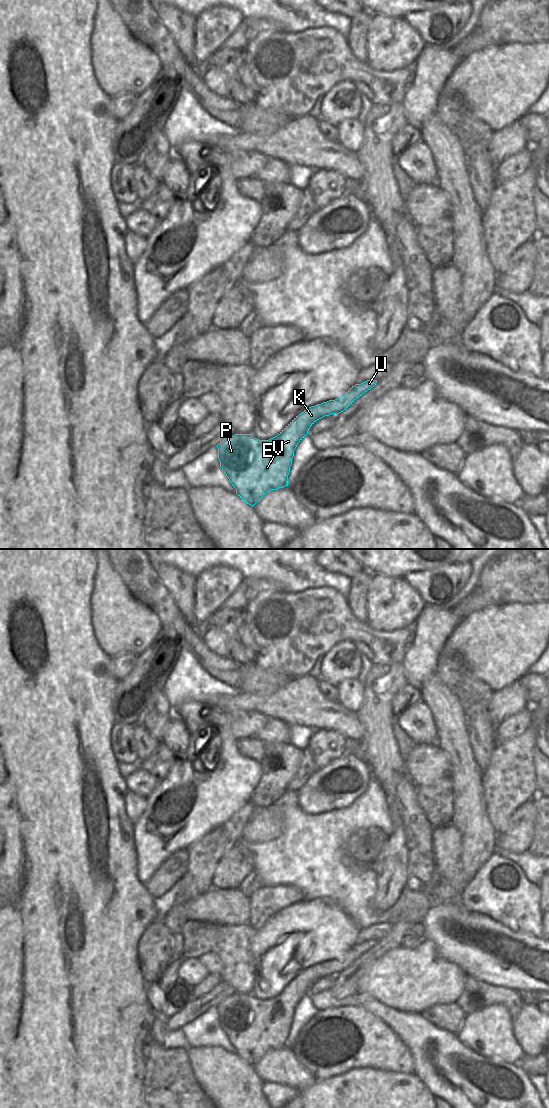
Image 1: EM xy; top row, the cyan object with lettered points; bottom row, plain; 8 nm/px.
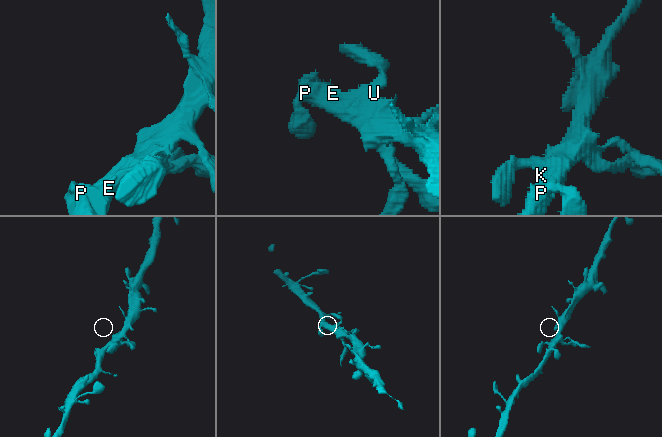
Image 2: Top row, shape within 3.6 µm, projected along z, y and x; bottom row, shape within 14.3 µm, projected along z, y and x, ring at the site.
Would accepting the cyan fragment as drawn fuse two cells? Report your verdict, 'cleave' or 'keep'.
keep

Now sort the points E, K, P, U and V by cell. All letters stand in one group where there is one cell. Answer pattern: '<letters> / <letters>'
E K P U V

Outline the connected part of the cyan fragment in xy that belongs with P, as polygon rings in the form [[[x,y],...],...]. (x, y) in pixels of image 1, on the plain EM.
[[[367,940],[361,944],[355,944],[343,956],[307,968],[277,996],[269,1000],[259,1000],[252,994],[235,994],[222,1000],[216,1006],[220,1027],[236,1049],[236,1054],[247,1064],[254,1066],[267,1052],[288,1046],[288,1035],[294,1011],[298,1003],[308,994],[310,987],[325,976],[343,972],[376,943],[377,940]]]

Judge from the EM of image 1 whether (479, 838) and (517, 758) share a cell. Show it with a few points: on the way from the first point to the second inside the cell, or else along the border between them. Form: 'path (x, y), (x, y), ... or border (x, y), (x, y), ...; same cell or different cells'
border (483, 795), (487, 818), (496, 833); different cells

